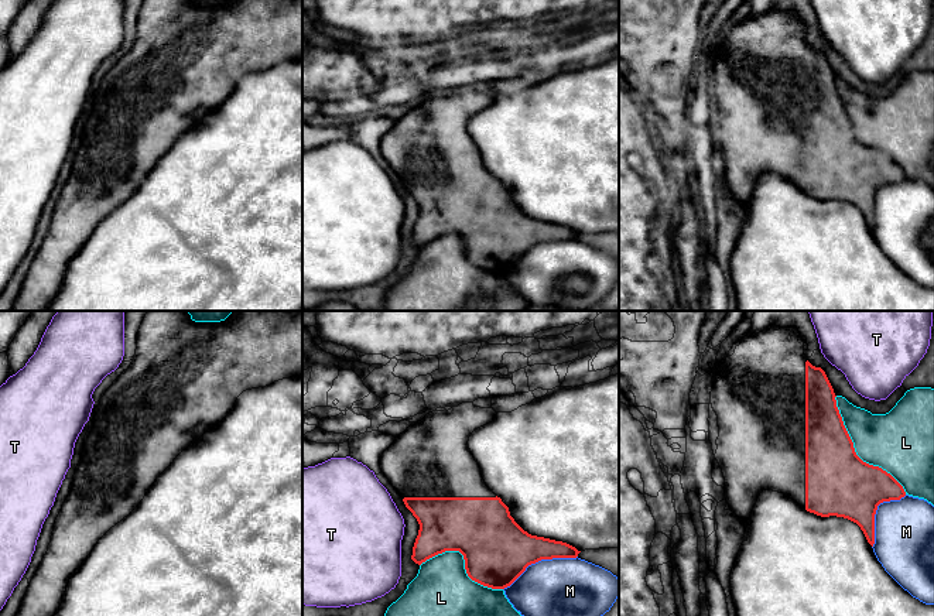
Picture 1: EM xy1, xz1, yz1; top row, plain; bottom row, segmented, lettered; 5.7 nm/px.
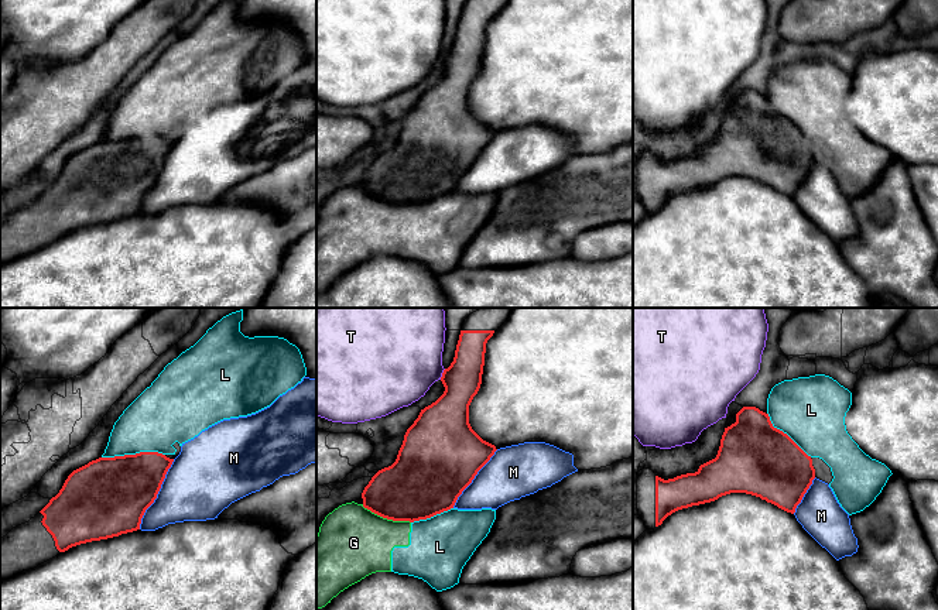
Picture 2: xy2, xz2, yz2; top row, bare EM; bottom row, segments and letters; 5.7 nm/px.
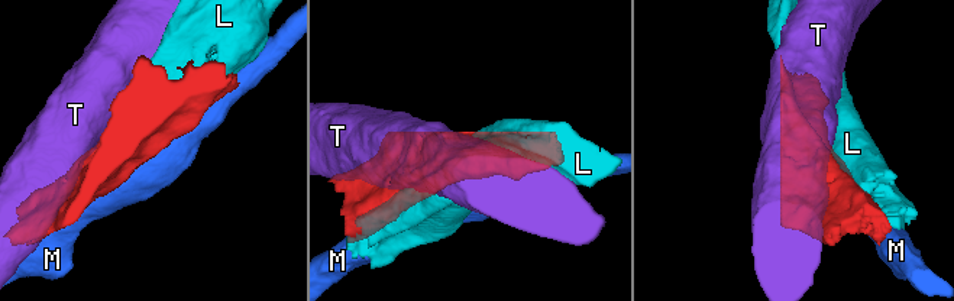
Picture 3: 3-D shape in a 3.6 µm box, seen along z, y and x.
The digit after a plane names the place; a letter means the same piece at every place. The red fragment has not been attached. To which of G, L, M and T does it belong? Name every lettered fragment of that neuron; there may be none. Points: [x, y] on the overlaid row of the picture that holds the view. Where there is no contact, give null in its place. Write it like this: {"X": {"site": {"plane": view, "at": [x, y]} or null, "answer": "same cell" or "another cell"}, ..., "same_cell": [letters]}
{"G": {"site": {"plane": "xz2", "at": [386, 517]}, "answer": "another cell"}, "L": {"site": {"plane": "yz1", "at": [854, 451]}, "answer": "another cell"}, "M": {"site": {"plane": "xz1", "at": [540, 560]}, "answer": "another cell"}, "T": {"site": {"plane": "xz2", "at": [442, 374]}, "answer": "another cell"}, "same_cell": []}

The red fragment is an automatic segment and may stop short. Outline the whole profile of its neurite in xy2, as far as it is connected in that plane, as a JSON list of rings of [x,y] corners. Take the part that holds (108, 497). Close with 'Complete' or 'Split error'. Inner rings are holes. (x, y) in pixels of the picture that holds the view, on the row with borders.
[[[140,452],[114,458],[99,458],[73,470],[59,493],[28,522],[0,538],[0,582],[55,558],[72,546],[119,537],[140,530],[146,510],[154,503],[174,459],[158,452]]]. Split error

